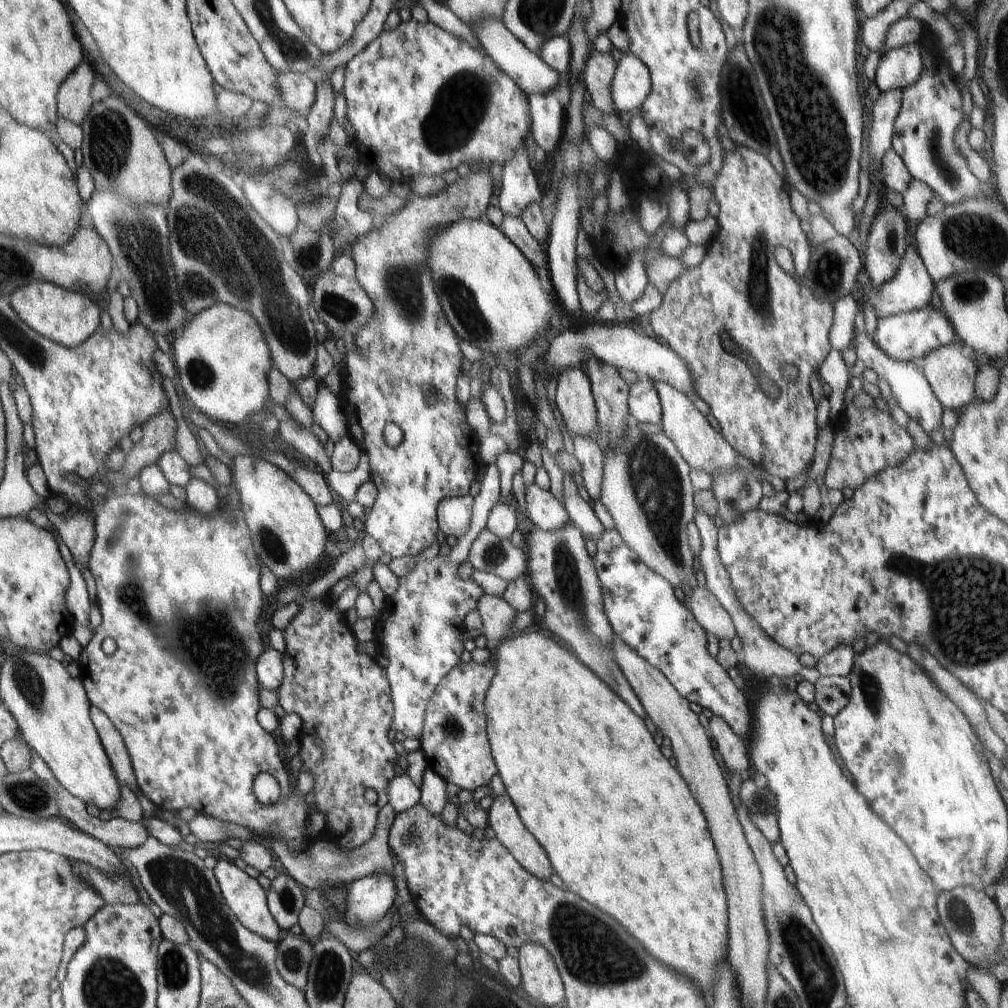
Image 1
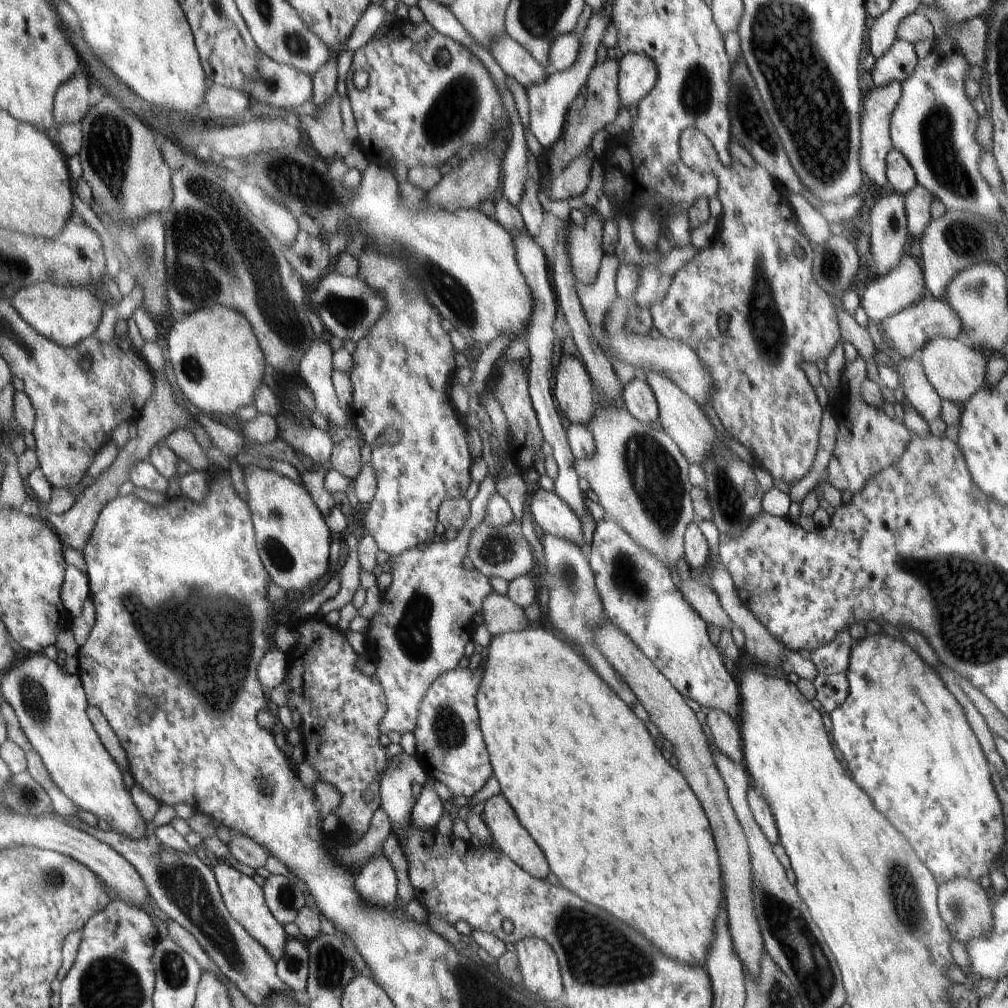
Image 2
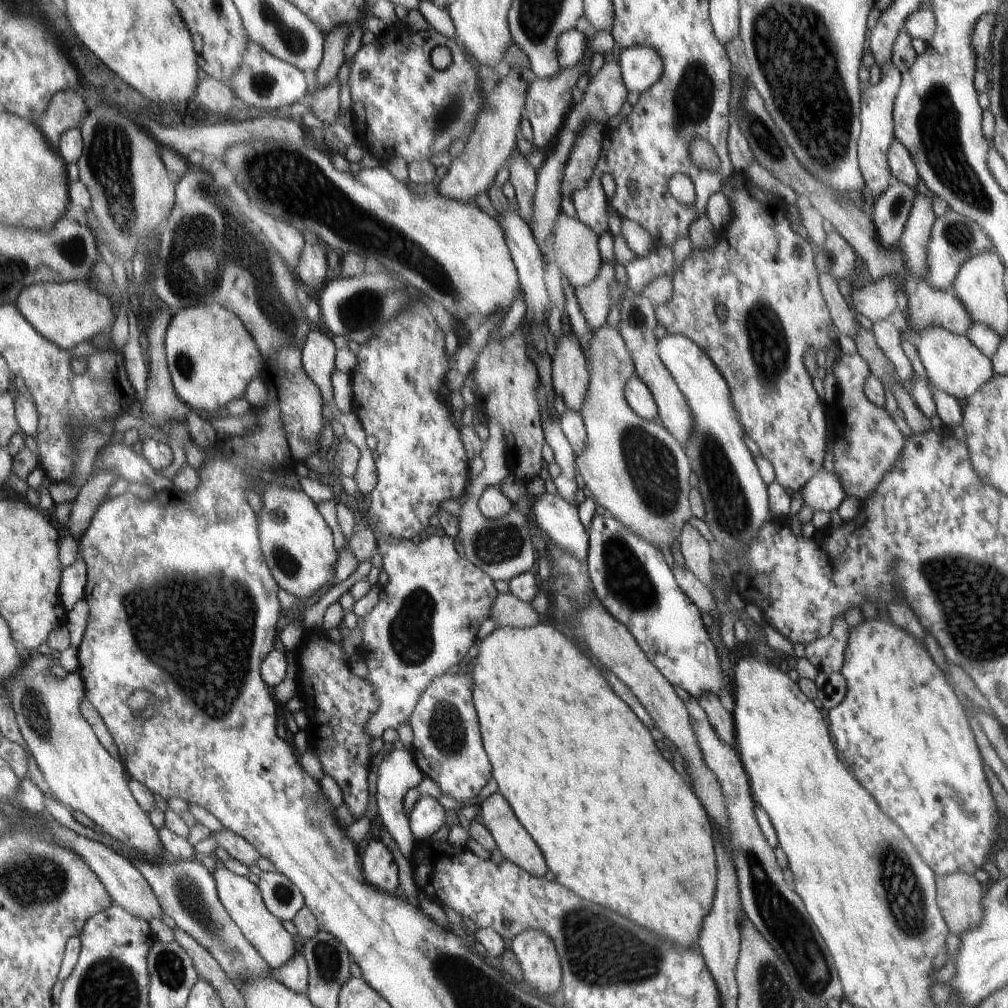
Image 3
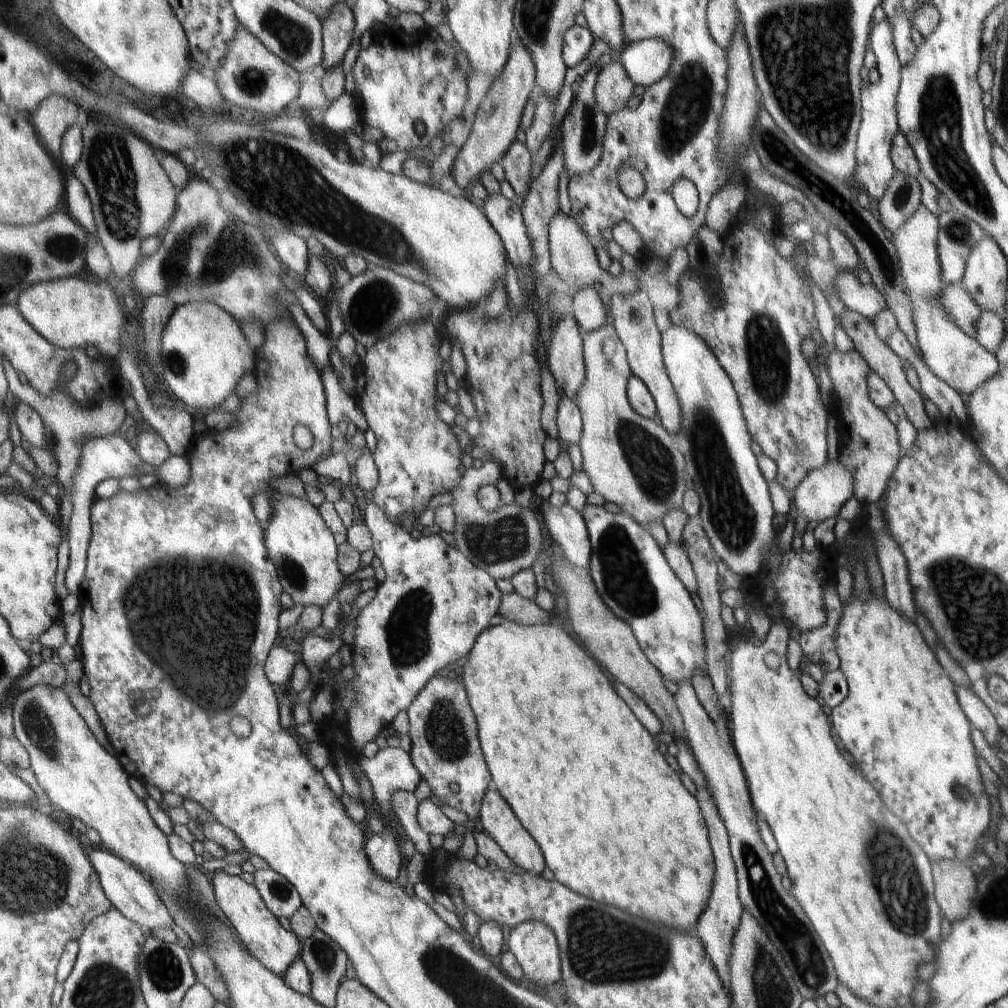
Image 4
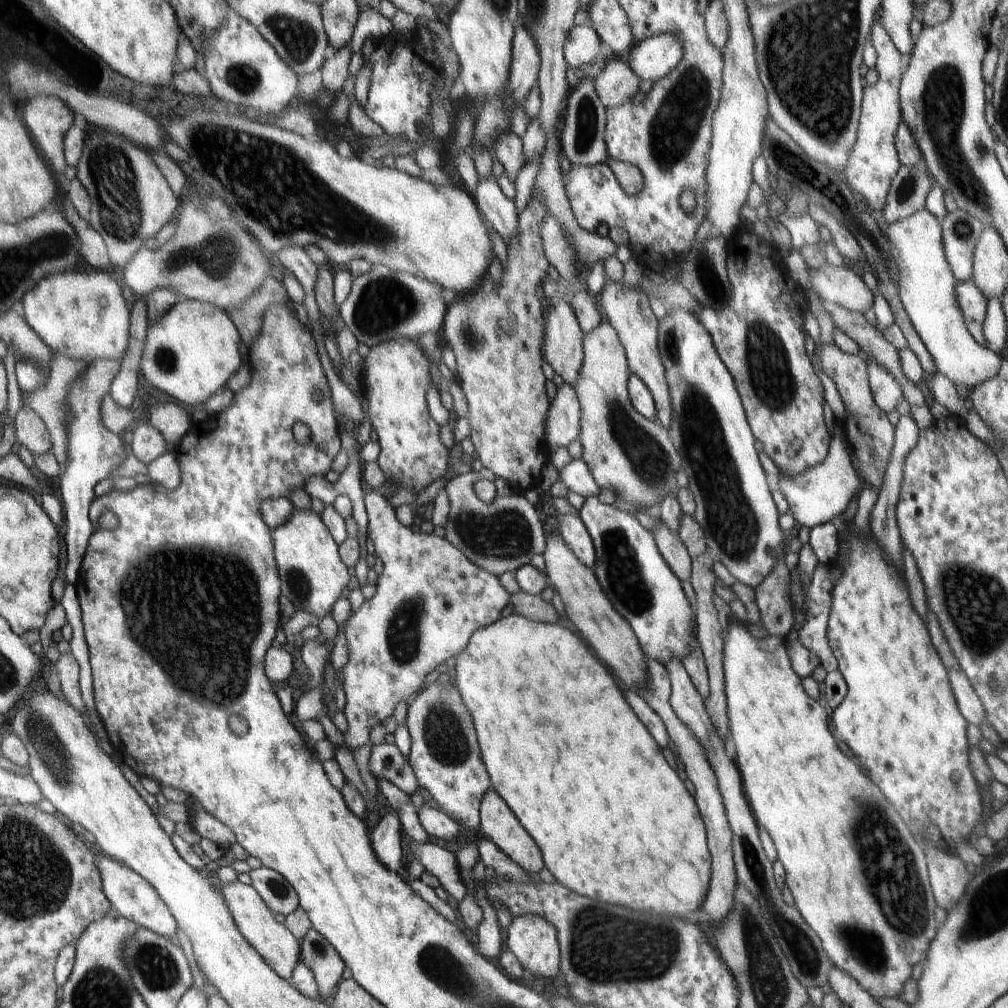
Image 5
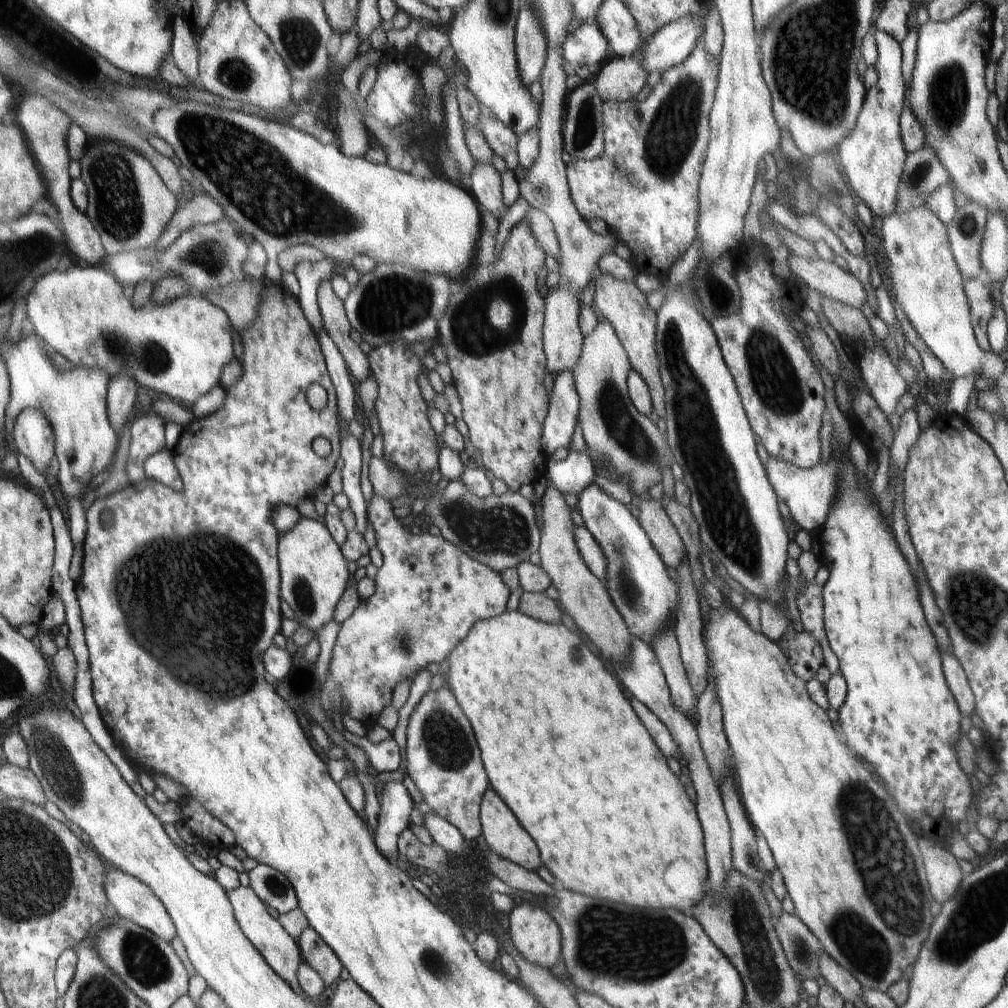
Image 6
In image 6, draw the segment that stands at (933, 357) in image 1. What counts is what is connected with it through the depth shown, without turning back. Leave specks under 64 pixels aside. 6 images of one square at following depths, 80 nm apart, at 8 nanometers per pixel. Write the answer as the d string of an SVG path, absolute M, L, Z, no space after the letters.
M914 207L899 215L894 212L883 219L881 236L883 250L889 262L890 292L894 294L919 337L943 364L949 377L951 379L974 377L977 381L988 381L1004 374L1005 362L1002 358L993 351L984 352L978 346L971 323L971 310L963 289L964 278L952 256L947 225L936 214L930 212L928 207Z

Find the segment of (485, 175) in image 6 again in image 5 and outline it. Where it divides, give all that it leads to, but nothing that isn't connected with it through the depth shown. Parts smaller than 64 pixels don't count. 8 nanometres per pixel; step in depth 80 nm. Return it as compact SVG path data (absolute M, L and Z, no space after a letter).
M490 174L490 178L480 178L476 184L473 198L484 220L492 225L506 245L518 238L518 212L498 186L497 179Z

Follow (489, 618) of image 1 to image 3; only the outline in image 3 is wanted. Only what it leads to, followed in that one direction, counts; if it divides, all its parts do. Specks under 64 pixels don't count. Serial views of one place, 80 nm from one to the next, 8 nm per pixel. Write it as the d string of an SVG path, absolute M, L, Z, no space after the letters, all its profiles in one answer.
M499 593L490 606L489 618L494 620L499 627L529 628L540 624L541 617L532 608L531 603L518 600L514 594Z

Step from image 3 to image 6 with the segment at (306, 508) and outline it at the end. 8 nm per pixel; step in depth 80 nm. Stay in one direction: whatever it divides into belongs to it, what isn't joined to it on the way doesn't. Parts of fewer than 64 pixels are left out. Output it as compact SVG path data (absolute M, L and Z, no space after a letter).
M301 517L288 532L279 533L277 559L281 600L290 605L300 626L310 628L317 635L317 630L333 619L336 605L349 583L348 561L326 526L308 517Z

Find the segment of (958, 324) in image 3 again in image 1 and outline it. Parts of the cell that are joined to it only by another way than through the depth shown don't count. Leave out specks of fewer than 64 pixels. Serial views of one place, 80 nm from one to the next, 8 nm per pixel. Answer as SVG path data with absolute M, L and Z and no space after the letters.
M928 304L914 312L878 318L877 327L871 339L891 359L900 362L910 362L911 360L925 358L926 355L936 349L950 345L956 339L956 336L945 314L934 309L932 304Z

